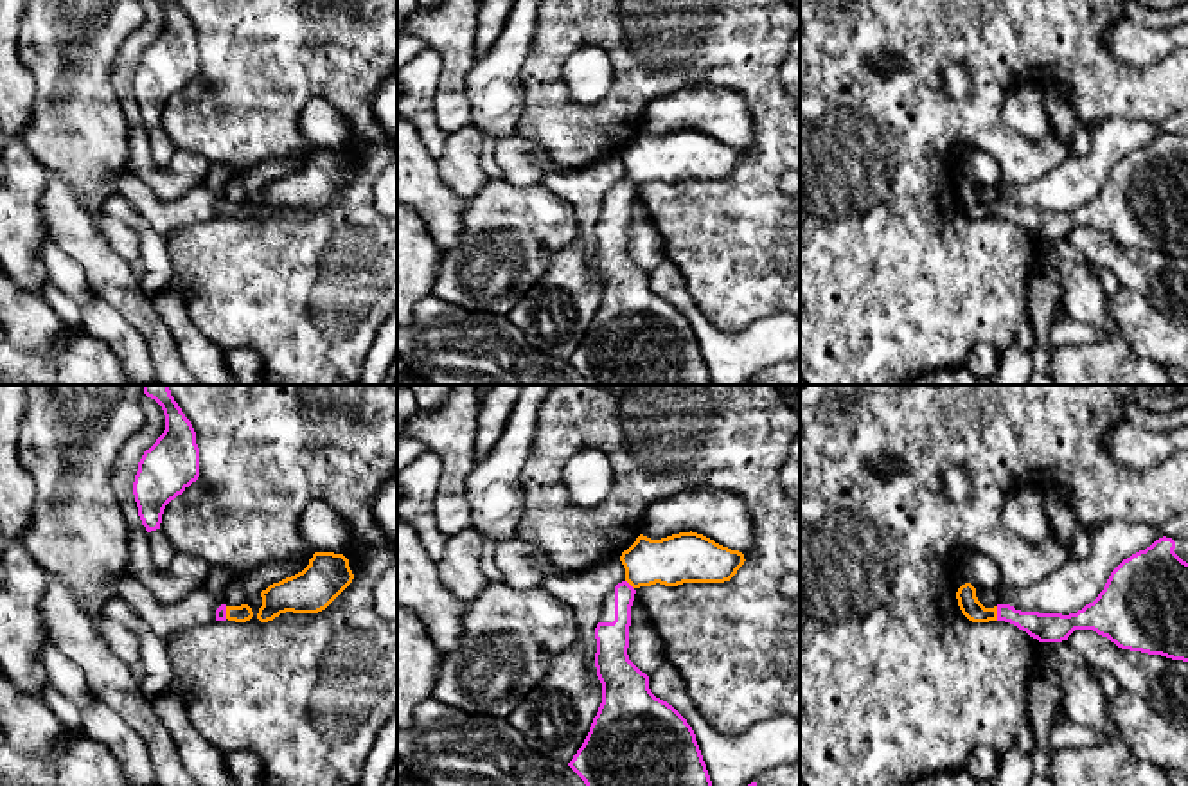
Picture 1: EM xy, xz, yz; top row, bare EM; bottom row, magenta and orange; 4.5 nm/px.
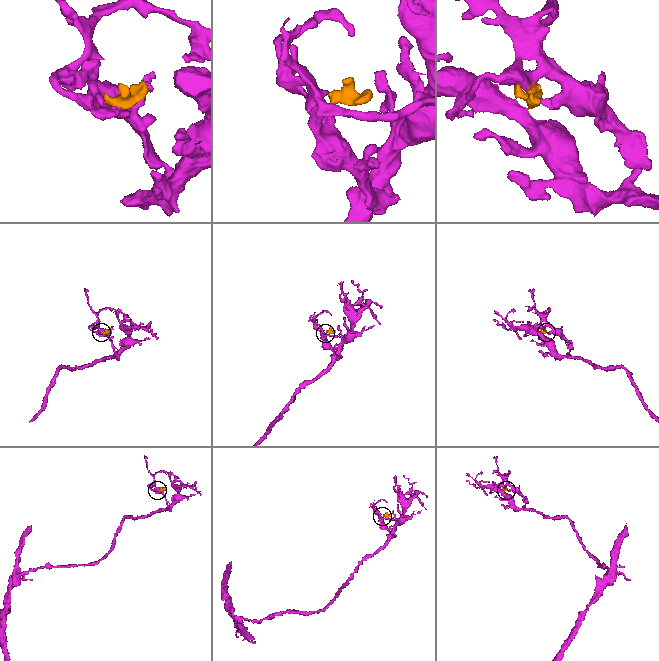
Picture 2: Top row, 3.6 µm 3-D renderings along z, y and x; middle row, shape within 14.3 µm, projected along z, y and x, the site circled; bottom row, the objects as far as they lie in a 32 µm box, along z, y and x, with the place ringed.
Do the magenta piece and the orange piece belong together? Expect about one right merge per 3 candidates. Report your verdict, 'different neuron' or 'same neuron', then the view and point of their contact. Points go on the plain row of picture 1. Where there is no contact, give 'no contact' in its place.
same neuron; meets magenta in yz at (998, 211)

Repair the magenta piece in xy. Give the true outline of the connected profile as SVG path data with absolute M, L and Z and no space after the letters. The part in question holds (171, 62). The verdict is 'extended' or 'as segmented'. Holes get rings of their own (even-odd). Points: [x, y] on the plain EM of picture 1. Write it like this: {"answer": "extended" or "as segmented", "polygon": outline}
{"answer": "as segmented", "polygon": "M158 0L165 27L144 49L133 79L138 113L147 130L160 126L165 103L199 74L196 29L178 0Z"}

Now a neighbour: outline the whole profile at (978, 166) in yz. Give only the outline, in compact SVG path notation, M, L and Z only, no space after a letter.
M962 149L960 169L971 182L985 182L996 185L1003 180L999 164L989 153L980 149Z

